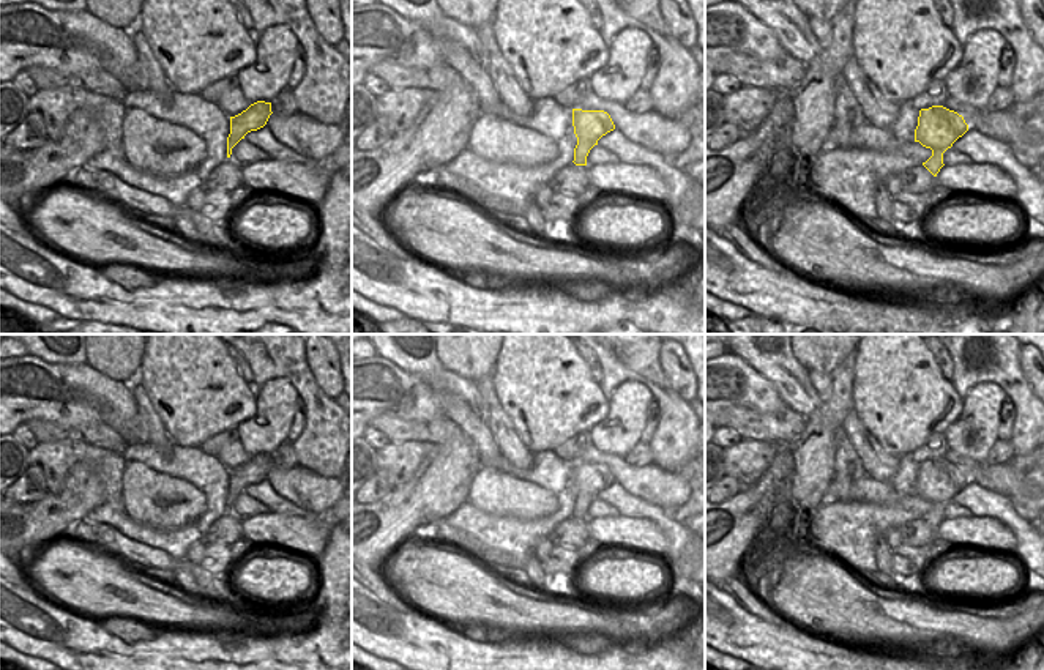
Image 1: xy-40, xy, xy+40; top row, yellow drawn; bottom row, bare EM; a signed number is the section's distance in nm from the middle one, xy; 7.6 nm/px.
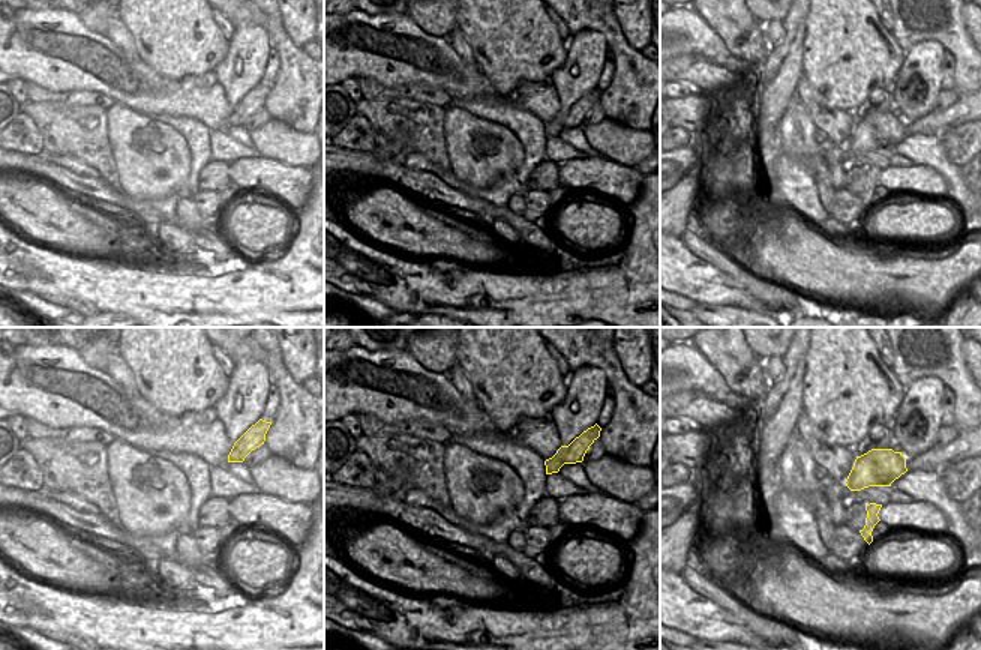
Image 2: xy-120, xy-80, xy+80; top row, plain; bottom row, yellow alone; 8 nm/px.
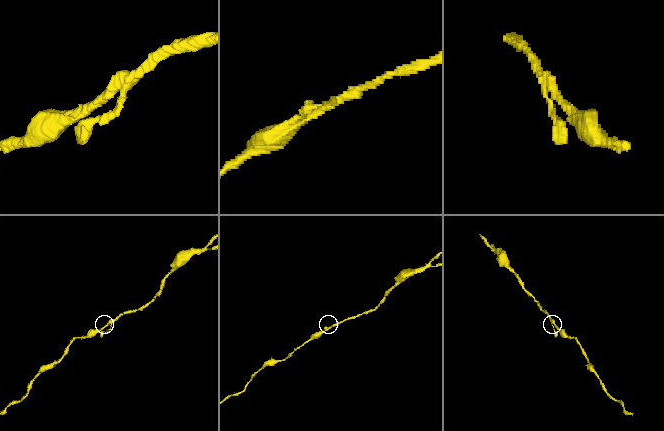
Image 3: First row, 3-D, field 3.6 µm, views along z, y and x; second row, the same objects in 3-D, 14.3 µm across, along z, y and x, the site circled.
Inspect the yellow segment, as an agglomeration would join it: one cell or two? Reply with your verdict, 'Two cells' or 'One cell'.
One cell.

